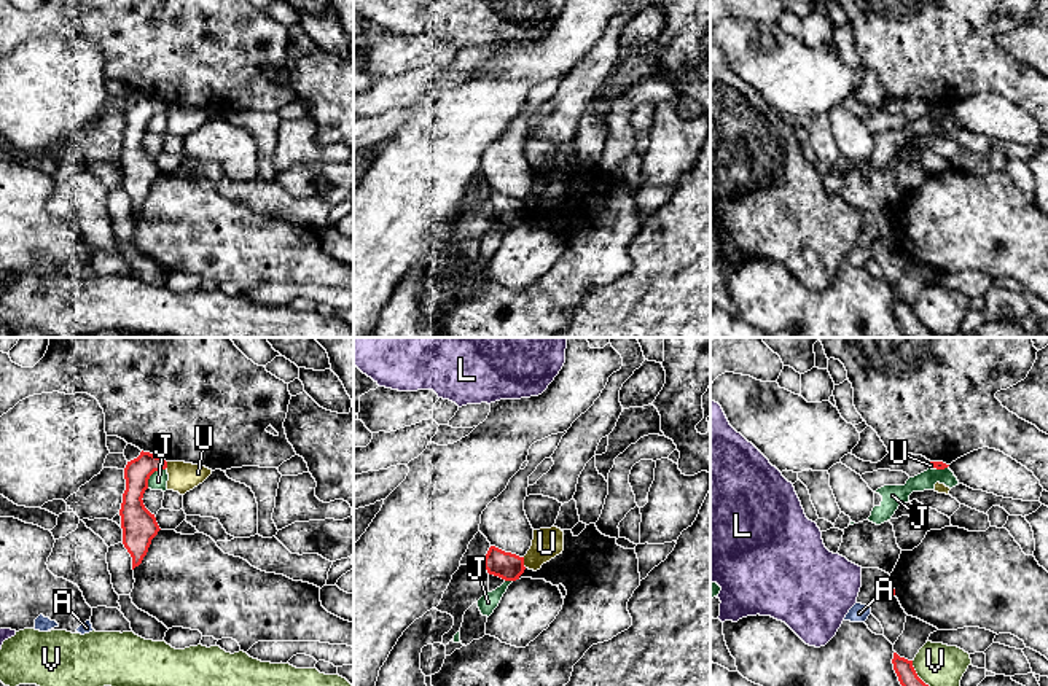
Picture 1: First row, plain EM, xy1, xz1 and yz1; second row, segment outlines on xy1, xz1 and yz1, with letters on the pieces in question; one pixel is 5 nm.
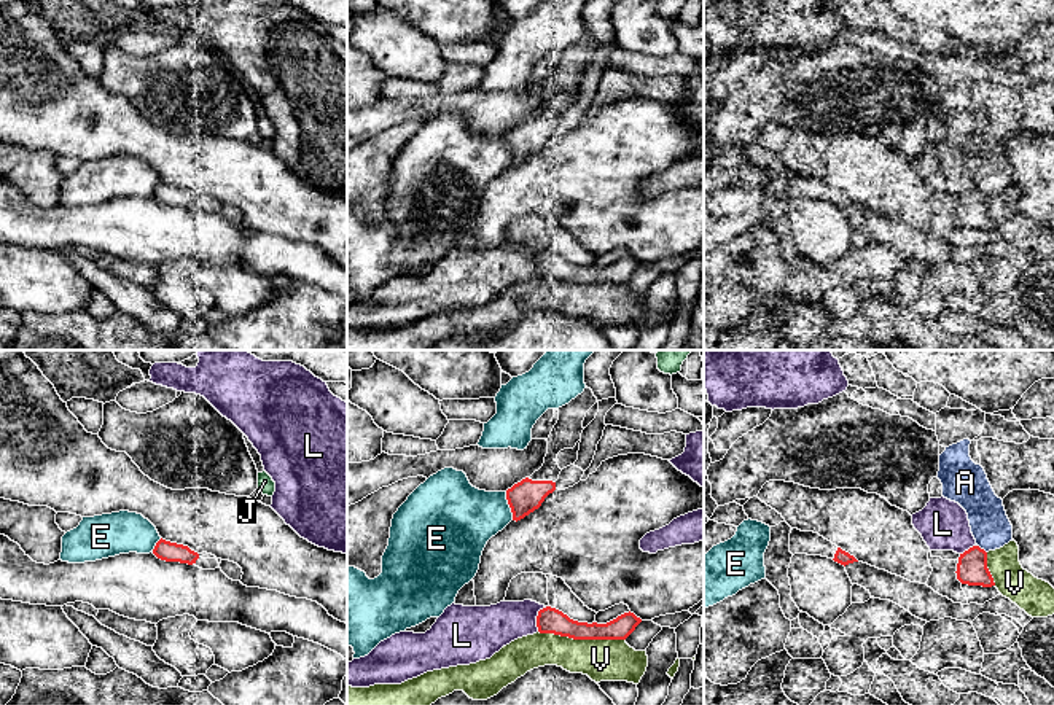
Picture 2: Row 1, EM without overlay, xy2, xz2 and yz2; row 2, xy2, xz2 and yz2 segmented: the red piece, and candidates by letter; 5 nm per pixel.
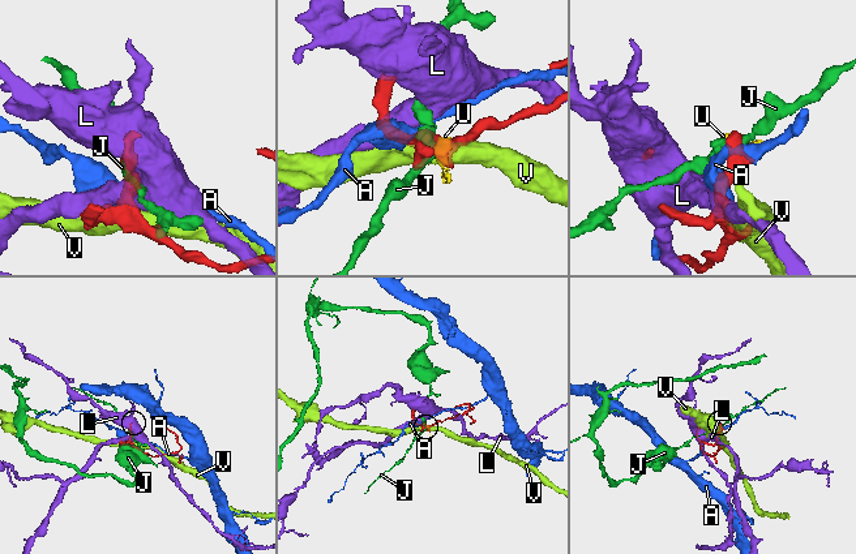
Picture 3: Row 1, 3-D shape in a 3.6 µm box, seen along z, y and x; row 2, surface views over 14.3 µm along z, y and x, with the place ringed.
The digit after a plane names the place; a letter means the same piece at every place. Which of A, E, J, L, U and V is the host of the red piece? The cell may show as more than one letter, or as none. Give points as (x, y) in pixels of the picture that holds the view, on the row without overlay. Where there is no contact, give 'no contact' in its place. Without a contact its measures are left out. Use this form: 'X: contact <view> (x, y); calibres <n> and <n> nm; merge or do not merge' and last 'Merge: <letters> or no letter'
A: contact yz2 (983, 193); calibres 160 and 200 nm; do not merge
E: contact xz2 (510, 150); calibres 160 and 340 nm; do not merge
J: contact xy1 (152, 116); calibres 160 and 100 nm; do not merge
L: contact xz2 (537, 261); calibres 130 and 220 nm; do not merge
U: contact xz1 (523, 206); calibres 140 and 150 nm; do not merge
V: contact xz2 (581, 282); calibres 130 and 200 nm; do not merge
Merge: no letter

